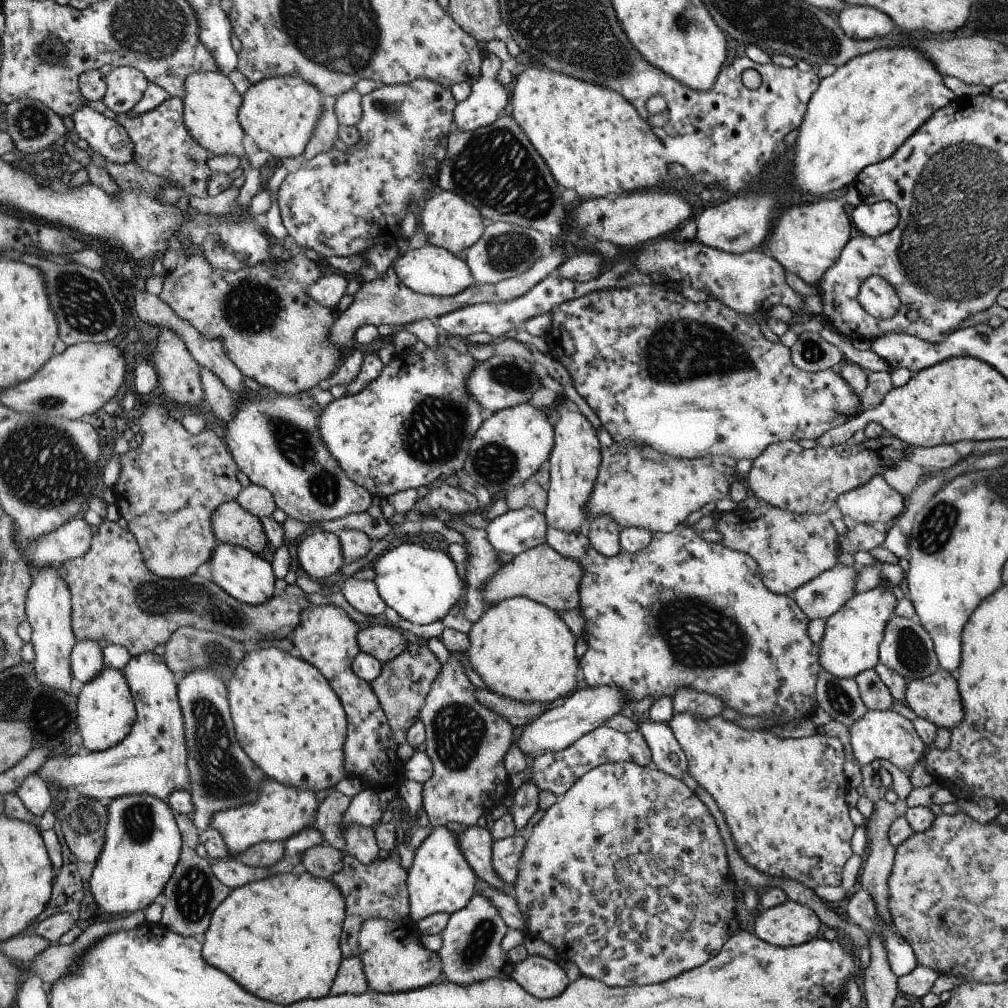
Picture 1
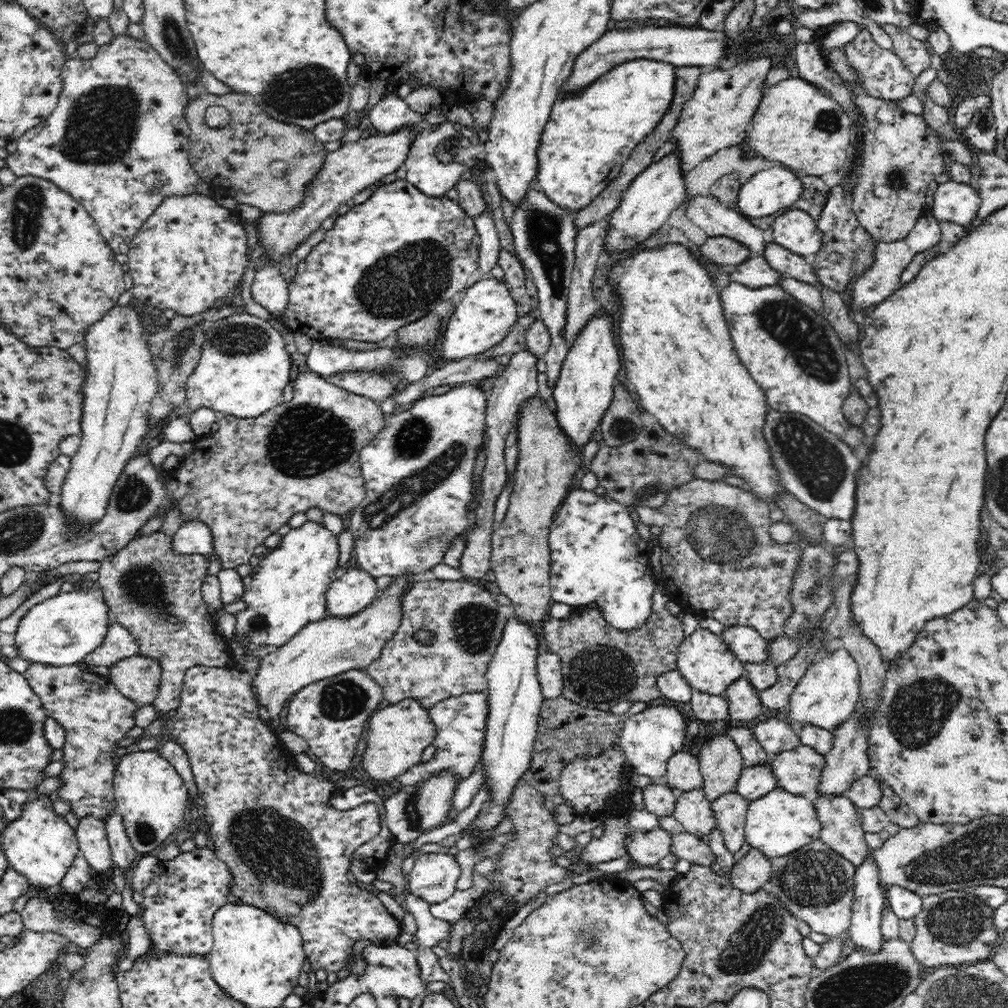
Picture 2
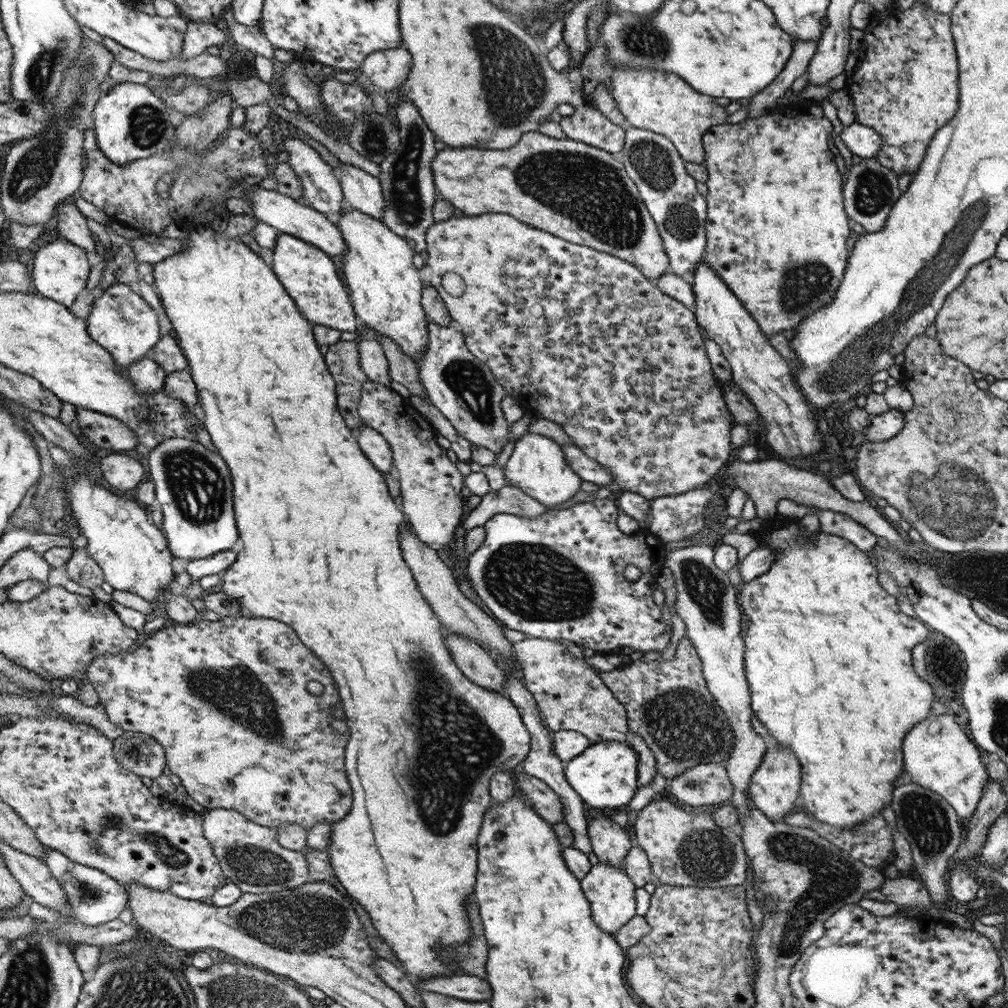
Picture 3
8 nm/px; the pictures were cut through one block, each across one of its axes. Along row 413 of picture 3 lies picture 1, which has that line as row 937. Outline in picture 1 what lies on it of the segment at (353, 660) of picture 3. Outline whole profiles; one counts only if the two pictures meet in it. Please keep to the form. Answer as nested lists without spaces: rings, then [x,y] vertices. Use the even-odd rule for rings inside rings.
[[[305,870],[280,873],[230,891],[211,916],[208,930],[202,936],[201,954],[210,966],[230,974],[244,990],[262,1000],[292,1004],[306,998],[322,998],[330,992],[336,972],[340,972],[345,918],[346,896],[331,879],[315,877]]]

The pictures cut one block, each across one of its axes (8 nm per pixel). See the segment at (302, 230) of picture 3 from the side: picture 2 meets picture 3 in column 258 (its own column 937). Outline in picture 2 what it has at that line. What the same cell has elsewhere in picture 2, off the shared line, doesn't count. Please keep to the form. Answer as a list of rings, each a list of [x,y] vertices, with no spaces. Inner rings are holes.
[[[949,180],[937,186],[929,212],[939,222],[956,222],[962,227],[970,226],[981,207],[981,198],[975,184]]]

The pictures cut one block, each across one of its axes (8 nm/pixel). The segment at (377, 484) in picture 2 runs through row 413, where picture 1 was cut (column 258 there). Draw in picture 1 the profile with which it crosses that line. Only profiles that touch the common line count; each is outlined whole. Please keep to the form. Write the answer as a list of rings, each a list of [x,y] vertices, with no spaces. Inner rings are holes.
[[[270,391],[265,398],[253,398],[250,393],[248,399],[242,396],[237,400],[238,406],[232,414],[232,420],[226,422],[223,428],[226,446],[238,469],[248,476],[252,485],[267,488],[272,493],[276,506],[286,512],[287,516],[304,524],[322,524],[352,513],[366,512],[372,506],[373,499],[369,490],[354,483],[342,470],[342,466],[338,466],[336,458],[326,448],[326,442],[322,442],[322,434],[318,432],[318,418],[322,414],[322,408],[316,406],[315,402],[308,392],[302,392],[298,396],[277,393],[276,398]]]

